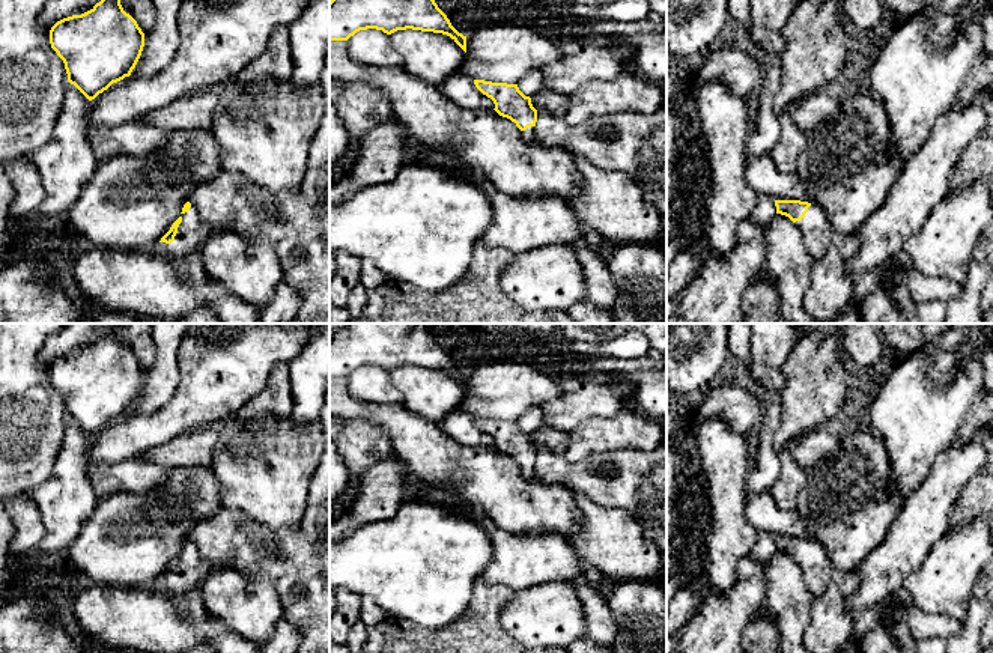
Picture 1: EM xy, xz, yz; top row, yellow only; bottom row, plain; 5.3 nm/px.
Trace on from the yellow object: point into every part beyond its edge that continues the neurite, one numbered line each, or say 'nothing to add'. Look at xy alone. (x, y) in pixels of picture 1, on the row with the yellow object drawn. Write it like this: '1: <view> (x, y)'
1: xy (193, 233)

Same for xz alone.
1: xz (528, 136)

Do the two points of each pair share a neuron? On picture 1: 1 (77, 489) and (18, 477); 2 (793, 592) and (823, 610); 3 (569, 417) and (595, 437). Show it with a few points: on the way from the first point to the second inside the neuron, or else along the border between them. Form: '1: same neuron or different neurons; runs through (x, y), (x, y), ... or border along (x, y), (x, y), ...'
1: different neurons; border along (57, 450), (53, 471), (24, 494)
2: different neurons; border along (816, 598), (802, 637)
3: different neurons; border along (613, 416), (589, 417), (569, 432)

